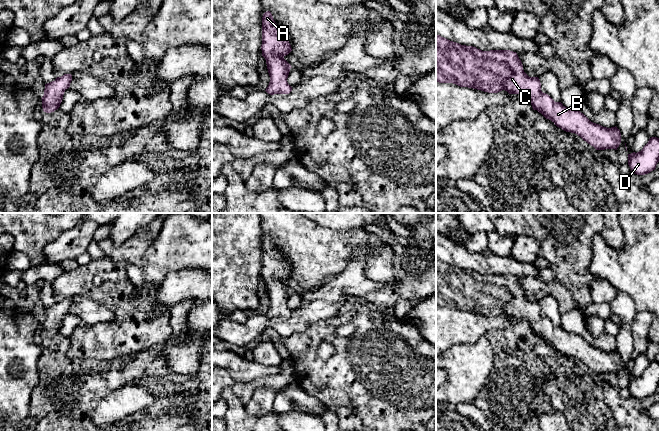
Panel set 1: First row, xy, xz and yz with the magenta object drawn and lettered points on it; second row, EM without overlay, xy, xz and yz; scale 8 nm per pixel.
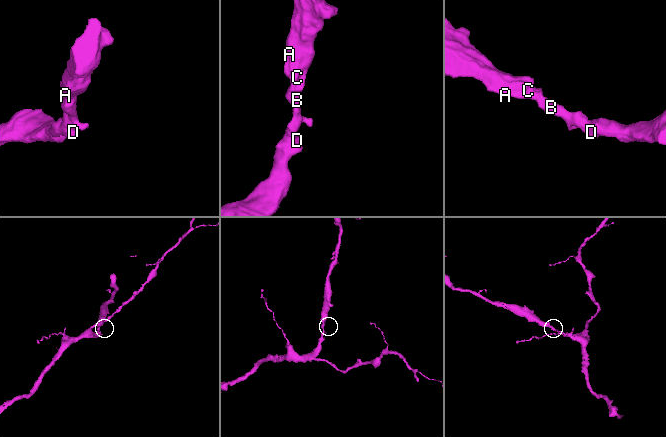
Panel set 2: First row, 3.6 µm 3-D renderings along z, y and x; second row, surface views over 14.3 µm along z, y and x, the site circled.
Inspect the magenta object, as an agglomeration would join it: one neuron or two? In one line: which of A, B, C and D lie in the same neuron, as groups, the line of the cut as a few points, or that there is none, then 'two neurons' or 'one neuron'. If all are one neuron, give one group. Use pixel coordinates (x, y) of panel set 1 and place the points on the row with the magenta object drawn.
groups A B C D; cut none; one neuron

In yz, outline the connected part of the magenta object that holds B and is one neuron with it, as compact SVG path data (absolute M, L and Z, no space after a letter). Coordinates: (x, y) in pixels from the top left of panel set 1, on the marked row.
M436 34L436 81L453 83L488 93L502 90L526 95L533 110L566 132L575 133L596 150L615 149L621 143L620 130L591 122L580 111L555 102L541 91L538 77L529 77L516 52L482 51Z

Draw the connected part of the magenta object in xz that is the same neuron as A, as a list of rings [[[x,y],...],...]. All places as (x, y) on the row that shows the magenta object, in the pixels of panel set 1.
[[[270,11],[262,17],[262,56],[266,60],[270,82],[266,92],[270,95],[289,94],[292,87],[288,84],[287,78],[292,68],[284,59],[291,51],[288,36],[275,23]]]

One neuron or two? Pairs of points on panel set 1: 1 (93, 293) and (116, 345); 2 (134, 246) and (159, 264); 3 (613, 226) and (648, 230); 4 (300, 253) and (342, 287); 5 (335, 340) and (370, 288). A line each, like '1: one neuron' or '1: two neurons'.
1: one neuron
2: two neurons
3: two neurons
4: two neurons
5: two neurons

